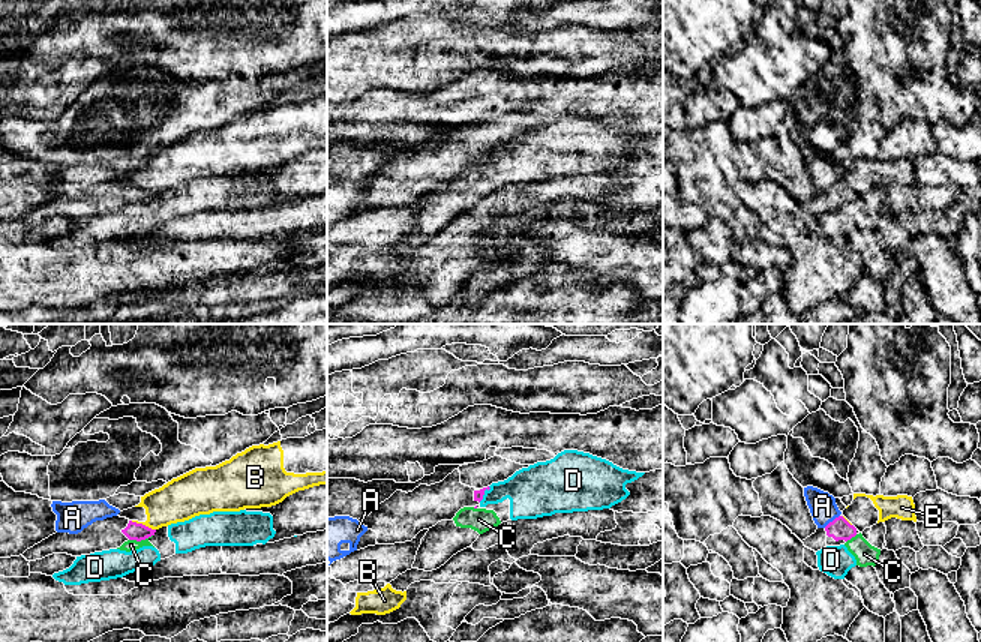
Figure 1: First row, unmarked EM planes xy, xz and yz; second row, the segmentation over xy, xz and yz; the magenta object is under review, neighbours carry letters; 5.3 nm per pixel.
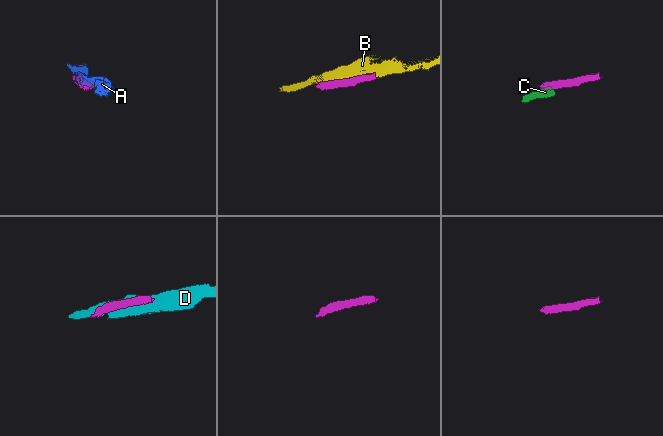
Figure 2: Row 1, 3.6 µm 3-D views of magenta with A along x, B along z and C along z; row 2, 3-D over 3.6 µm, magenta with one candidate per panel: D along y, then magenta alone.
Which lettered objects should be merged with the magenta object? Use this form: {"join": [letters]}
{"join": []}

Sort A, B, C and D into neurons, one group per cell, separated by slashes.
A / B / C D

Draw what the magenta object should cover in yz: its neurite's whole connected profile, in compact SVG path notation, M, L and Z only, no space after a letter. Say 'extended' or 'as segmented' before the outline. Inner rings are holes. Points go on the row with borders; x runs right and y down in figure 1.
extended | M843 514L830 522L825 526L825 531L826 546L844 544L848 540L860 534L860 531L843 518Z

